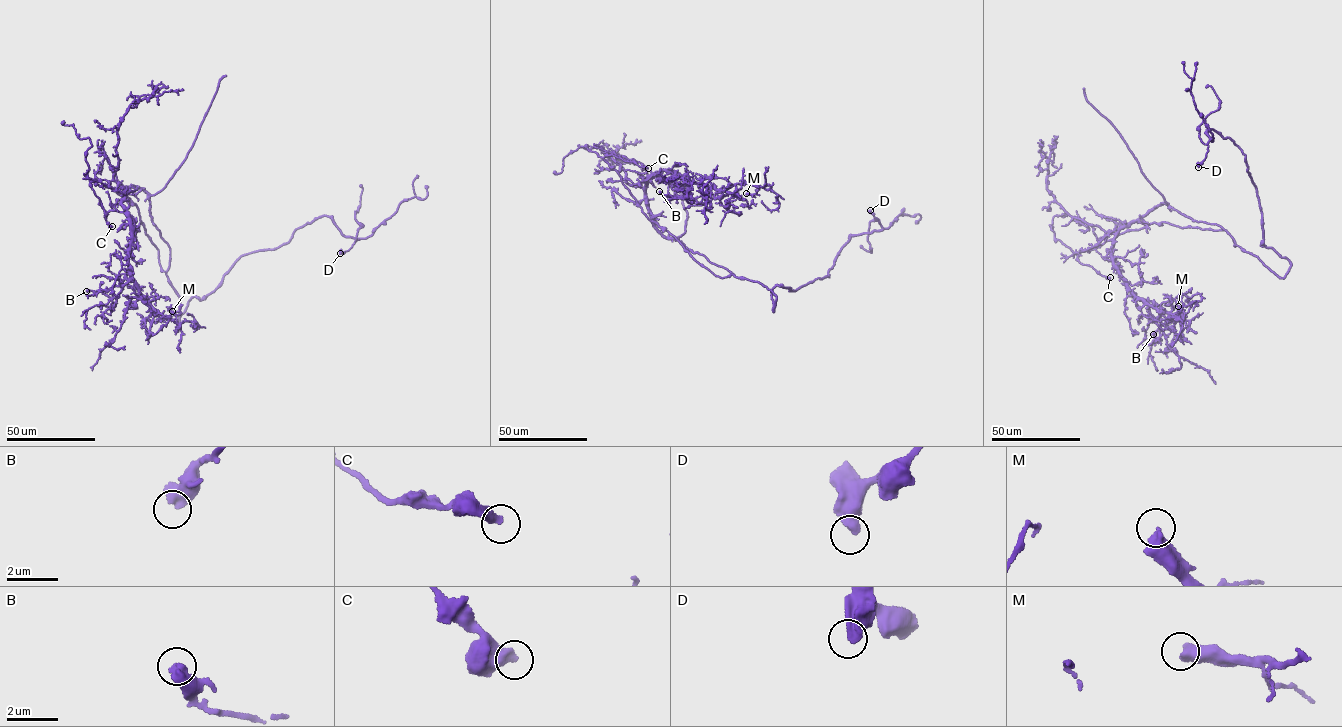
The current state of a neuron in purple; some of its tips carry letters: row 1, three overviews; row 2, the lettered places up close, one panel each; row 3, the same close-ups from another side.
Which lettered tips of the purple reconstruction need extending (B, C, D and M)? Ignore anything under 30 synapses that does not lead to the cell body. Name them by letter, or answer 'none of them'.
none of them

